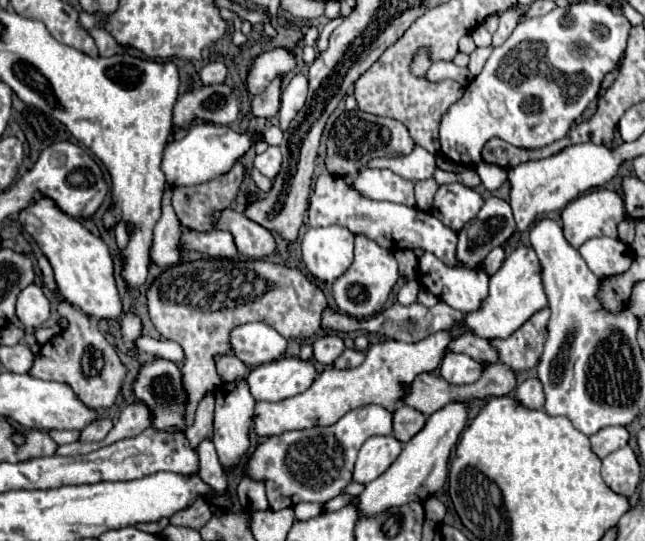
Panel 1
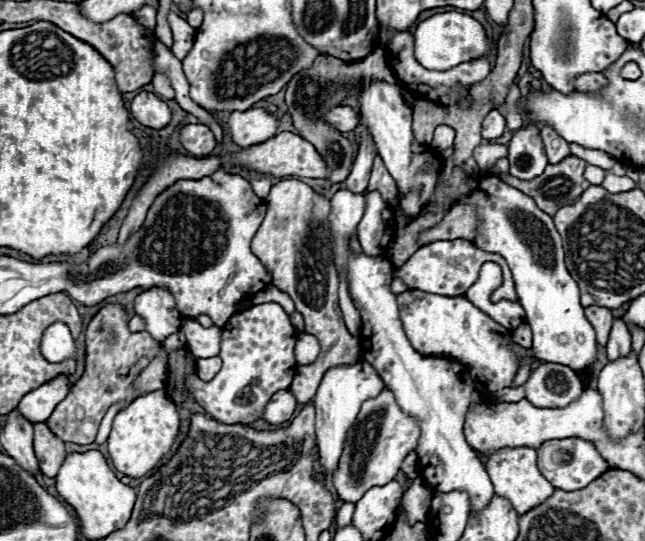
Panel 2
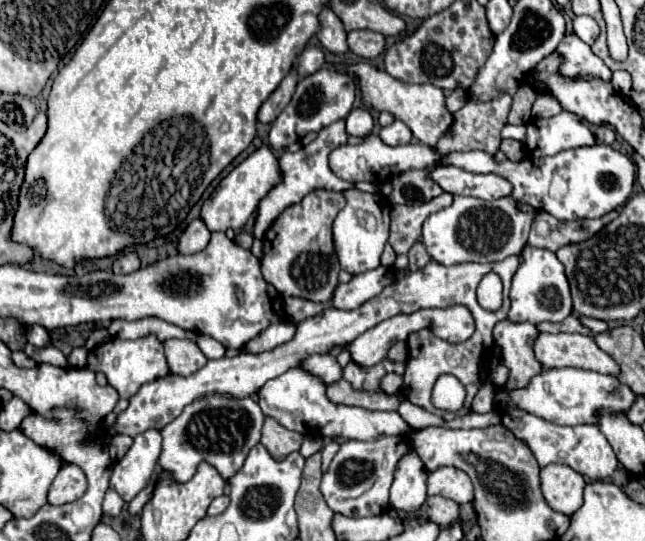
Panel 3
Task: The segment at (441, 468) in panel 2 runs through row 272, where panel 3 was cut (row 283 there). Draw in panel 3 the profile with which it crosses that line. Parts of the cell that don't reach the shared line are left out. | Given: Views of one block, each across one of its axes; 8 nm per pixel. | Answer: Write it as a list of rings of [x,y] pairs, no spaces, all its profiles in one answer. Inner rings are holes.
[[[378,266],[376,270],[356,274],[348,284],[338,284],[332,298],[332,306],[340,310],[354,310],[364,302],[372,300],[376,294],[380,294],[394,280],[396,280],[394,268],[386,266]]]

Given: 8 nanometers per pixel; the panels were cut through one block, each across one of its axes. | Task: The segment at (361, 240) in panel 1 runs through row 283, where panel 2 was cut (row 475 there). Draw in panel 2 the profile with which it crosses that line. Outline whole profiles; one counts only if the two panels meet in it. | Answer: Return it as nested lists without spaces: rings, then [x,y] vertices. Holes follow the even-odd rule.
[[[384,390],[380,396],[366,400],[356,418],[356,424],[348,432],[340,466],[334,472],[334,488],[338,498],[344,502],[358,502],[368,488],[392,482],[406,454],[416,448],[418,436],[418,422],[398,408],[398,404],[394,402],[394,394],[390,390]]]

